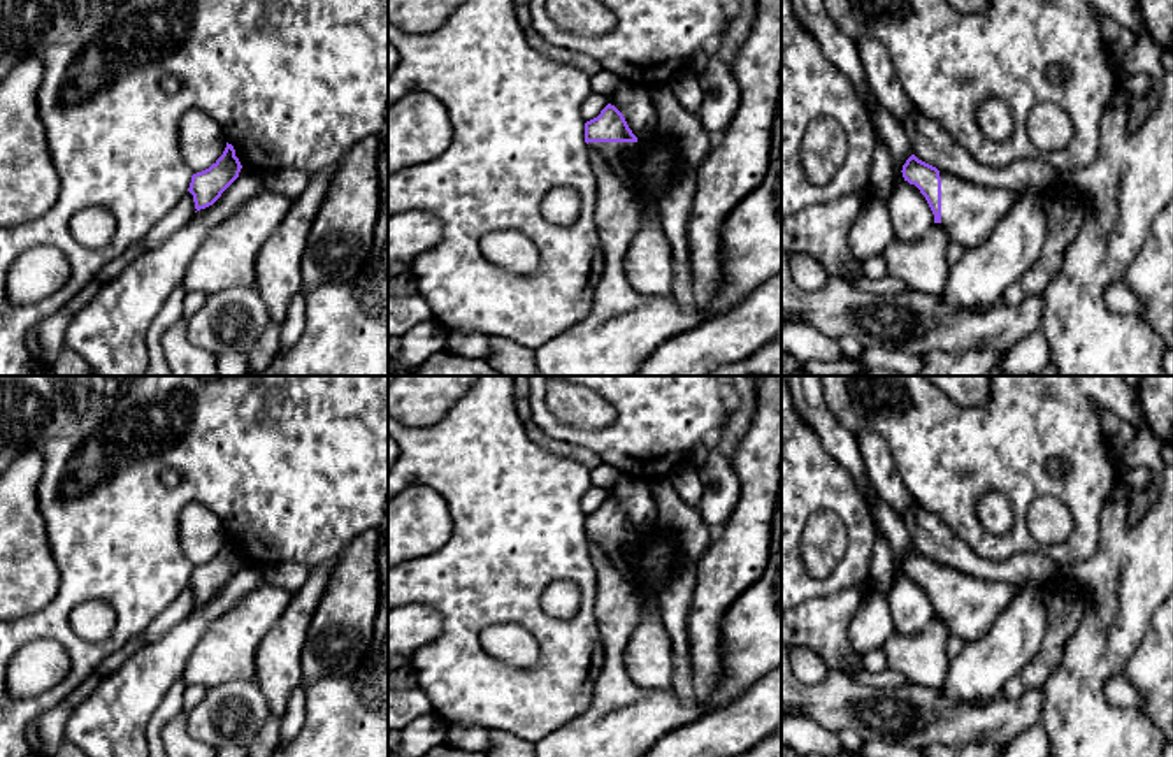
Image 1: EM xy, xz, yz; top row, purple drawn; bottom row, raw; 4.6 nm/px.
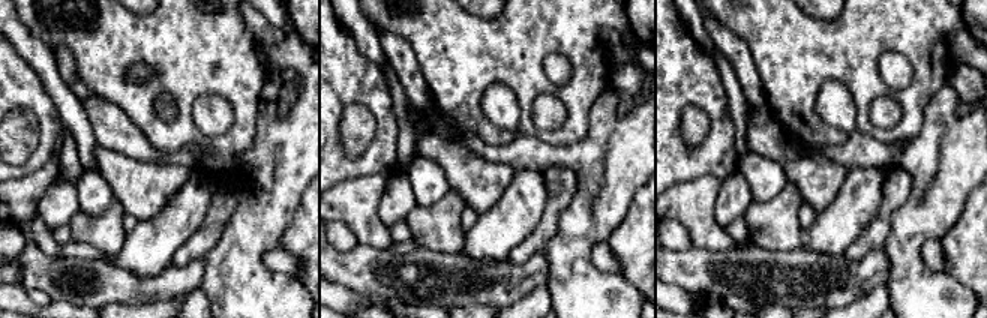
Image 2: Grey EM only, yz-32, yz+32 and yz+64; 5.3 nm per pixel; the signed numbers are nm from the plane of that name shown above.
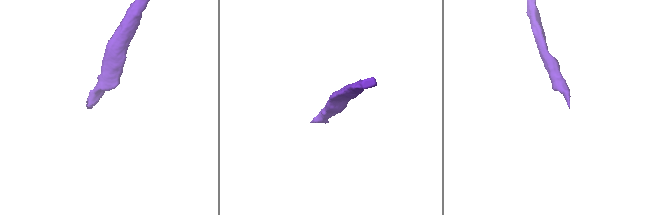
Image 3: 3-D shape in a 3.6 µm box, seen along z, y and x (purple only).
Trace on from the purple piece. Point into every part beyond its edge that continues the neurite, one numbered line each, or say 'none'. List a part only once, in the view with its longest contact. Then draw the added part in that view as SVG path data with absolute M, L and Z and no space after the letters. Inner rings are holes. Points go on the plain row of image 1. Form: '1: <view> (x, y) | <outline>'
1: yz (970, 606) | M939 564L939 571L939 618L948 632L964 643L980 639L1017 594L1017 588L1006 581L982 580L946 564Z

